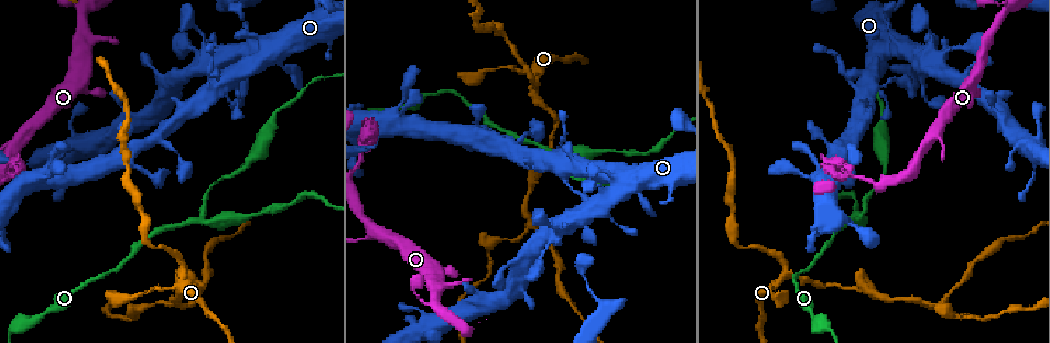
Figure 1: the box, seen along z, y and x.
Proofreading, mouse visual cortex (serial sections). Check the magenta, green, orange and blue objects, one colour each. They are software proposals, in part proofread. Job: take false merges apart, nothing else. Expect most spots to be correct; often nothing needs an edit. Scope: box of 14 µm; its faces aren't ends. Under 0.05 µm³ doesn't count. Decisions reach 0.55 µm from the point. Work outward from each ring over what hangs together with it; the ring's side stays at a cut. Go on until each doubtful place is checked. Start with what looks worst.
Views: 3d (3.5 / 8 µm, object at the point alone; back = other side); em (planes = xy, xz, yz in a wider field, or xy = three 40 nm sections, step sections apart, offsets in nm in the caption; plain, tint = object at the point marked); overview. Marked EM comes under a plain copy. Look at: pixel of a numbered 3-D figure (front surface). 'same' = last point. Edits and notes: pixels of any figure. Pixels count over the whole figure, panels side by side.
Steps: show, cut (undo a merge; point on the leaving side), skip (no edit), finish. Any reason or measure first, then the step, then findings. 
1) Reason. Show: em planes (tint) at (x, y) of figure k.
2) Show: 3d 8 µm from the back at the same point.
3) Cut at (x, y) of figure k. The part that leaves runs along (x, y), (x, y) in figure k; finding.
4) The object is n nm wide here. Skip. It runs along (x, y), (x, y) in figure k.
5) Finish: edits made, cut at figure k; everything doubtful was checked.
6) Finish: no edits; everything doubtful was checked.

Arms run side by side. Show: 3d 3.5 µm at (361, 154) of figure 1.

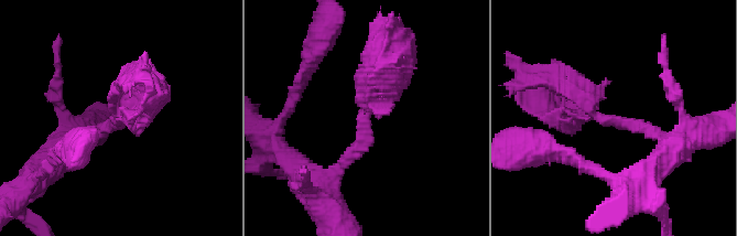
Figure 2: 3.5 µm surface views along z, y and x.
Need the tissue. Show: em xy step 1 (tint) at (119, 120) of figure 2.

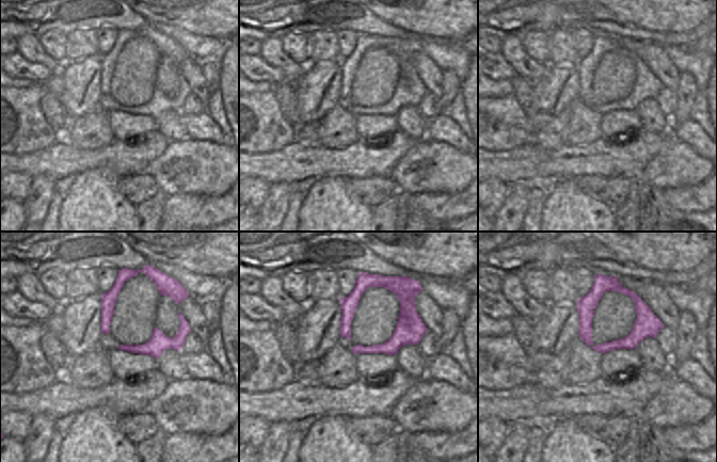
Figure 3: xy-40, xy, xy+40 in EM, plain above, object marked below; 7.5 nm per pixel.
Skip. It runs along (340, 167), (398, 51) in figure 2; one cell here.

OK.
Abrupt turn. Show: 3d 3.5 µm at (533, 83) of figure 1.

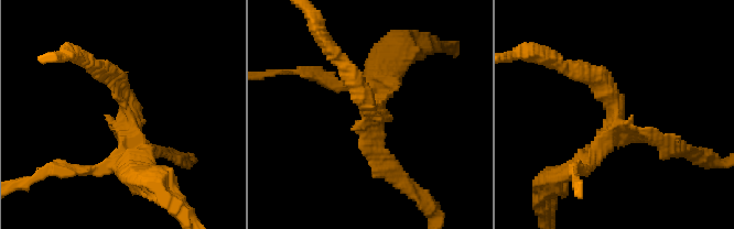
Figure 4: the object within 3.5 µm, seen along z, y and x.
Show: em xy step 2 (tint) at (615, 128) of figure 4.

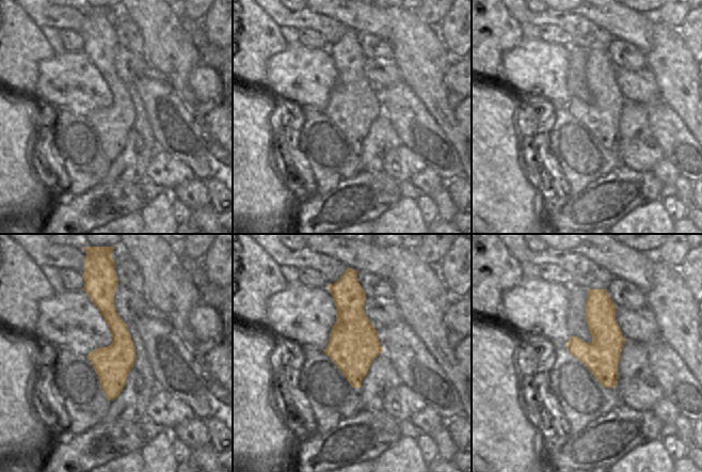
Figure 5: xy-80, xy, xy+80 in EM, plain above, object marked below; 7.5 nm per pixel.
The object is 380 nm wide here. Skip. It runs along (104, 284), (117, 326), (111, 396) in figure 5; continuous, no second cell.

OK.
Three arms meet. Show: em planes (tint) at (532, 226) of figure 1.

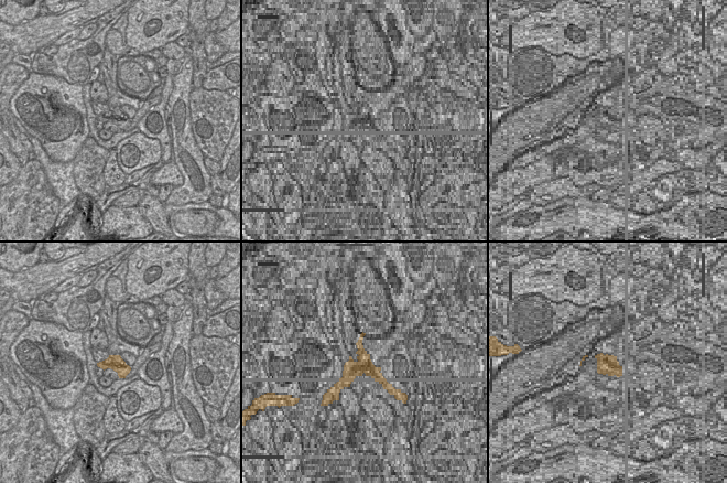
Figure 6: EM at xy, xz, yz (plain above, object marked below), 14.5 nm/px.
See where the arms go. Show: 3d 3.5 µm at the same point.

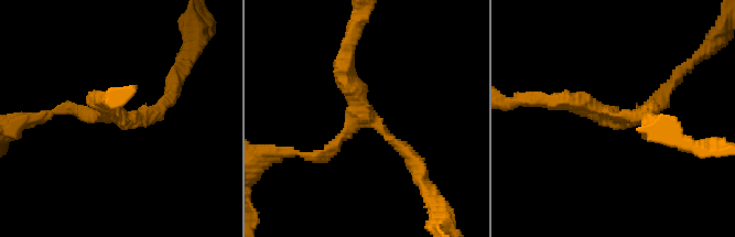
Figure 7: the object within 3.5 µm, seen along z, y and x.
The arms are 150, 200, 200 nm wide. Skip. All the same cell.

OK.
Branch point. Show: 3d 3.5 µm at (489, 244) of figure 1.

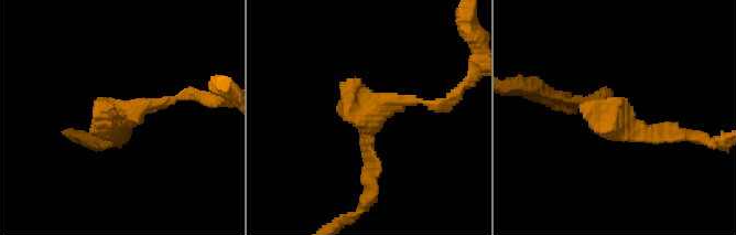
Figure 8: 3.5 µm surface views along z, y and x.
Show: em xy step 2 (tint) at (615, 114) of figure 8.

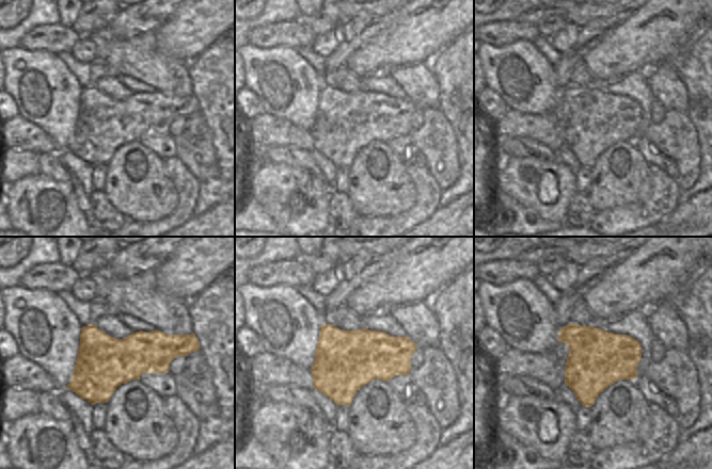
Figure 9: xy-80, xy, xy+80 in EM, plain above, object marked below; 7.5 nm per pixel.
The object is 460 nm wide here. Skip. It runs along (439, 105), (388, 103), (370, 116), (367, 184) in figure 8; one cell here.

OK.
Finish: no edits; everything doubtful was checked.

